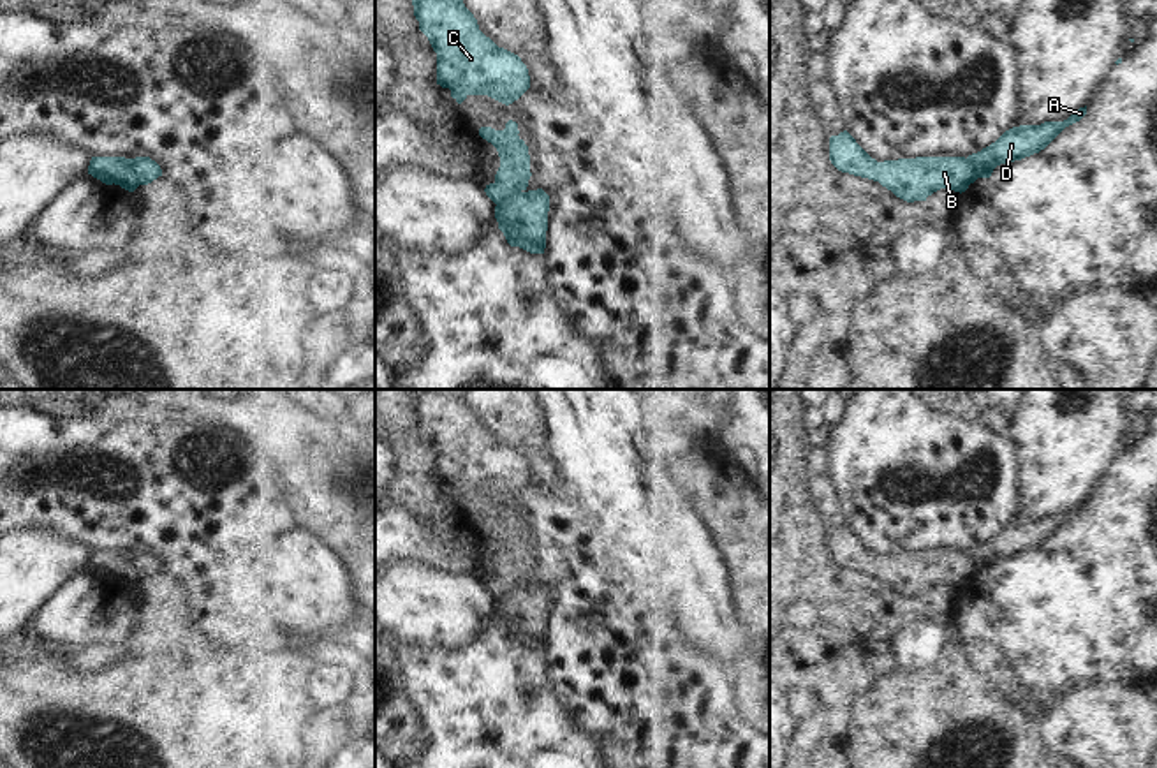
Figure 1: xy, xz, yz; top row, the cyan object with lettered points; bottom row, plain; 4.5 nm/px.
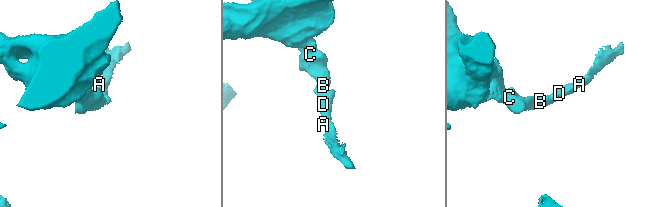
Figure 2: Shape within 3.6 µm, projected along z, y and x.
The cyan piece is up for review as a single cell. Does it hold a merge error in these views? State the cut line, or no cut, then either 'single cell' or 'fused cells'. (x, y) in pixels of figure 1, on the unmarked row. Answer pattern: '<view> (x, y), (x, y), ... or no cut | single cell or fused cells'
xy (117, 552), (129, 561), (138, 580) | fused cells

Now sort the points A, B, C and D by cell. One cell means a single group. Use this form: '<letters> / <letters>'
A D / B C

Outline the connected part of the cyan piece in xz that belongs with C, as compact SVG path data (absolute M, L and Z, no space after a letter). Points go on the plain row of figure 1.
M410 389L419 425L428 432L437 447L437 479L451 484L461 498L468 490L488 490L505 500L518 495L530 483L530 470L521 453L498 442L486 432L474 409L460 389Z

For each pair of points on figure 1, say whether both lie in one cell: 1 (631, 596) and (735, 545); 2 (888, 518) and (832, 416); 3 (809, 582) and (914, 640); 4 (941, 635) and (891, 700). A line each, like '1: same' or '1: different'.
1: different
2: different
3: different
4: different

